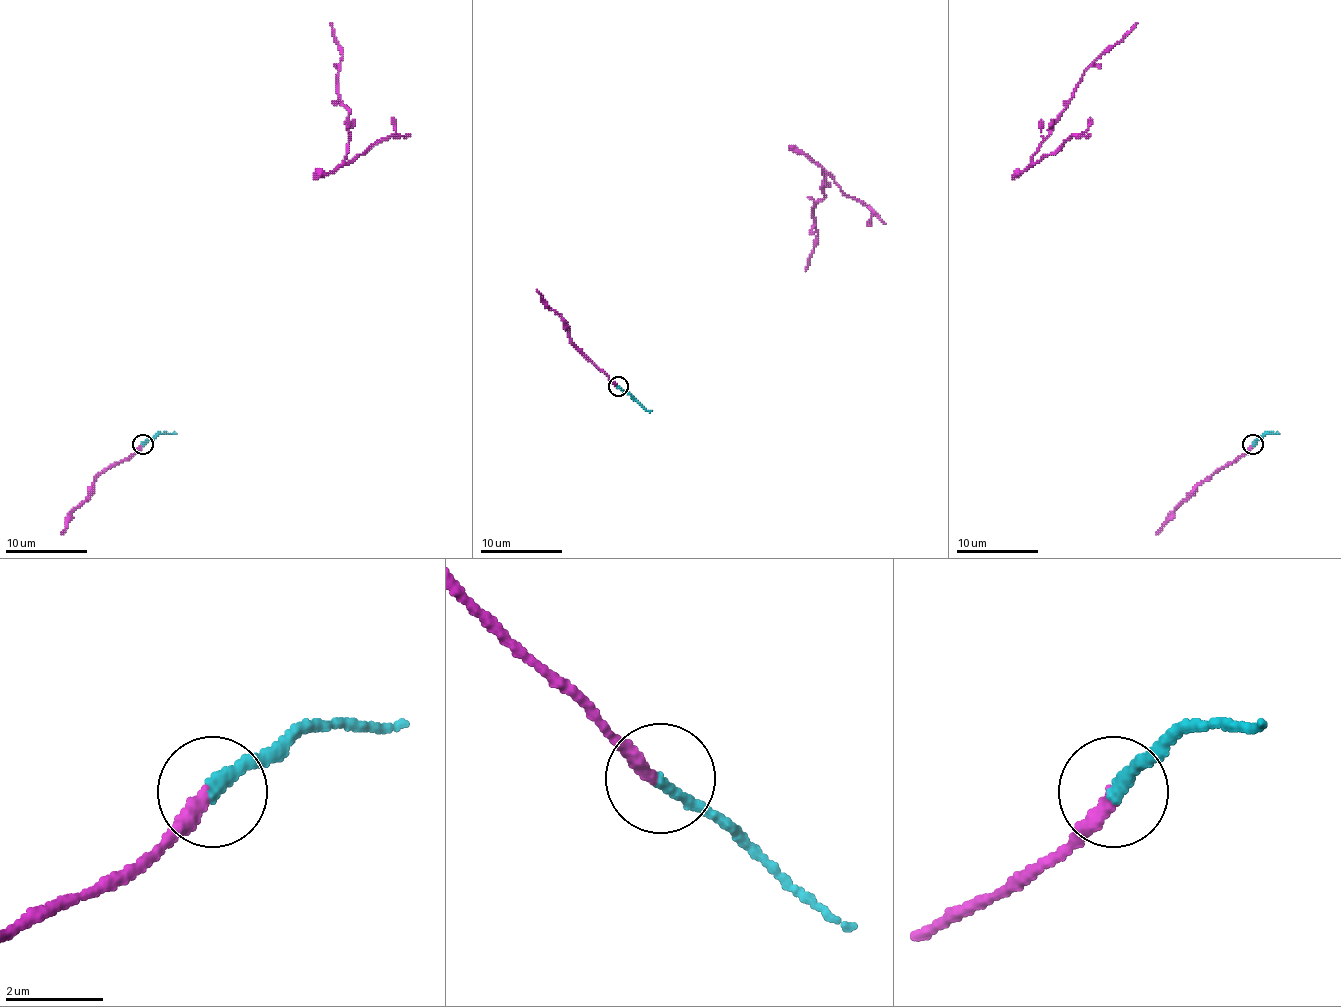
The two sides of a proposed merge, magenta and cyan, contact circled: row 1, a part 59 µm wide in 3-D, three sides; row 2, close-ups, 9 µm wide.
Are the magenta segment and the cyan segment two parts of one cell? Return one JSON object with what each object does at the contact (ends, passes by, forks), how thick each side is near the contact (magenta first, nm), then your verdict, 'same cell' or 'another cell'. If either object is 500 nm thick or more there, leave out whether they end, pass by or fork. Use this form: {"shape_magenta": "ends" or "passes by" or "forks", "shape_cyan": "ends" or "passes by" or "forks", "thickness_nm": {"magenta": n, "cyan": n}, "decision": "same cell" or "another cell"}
{"shape_magenta": "ends", "shape_cyan": "ends", "thickness_nm": {"magenta": 320, "cyan": 280}, "decision": "another cell"}

